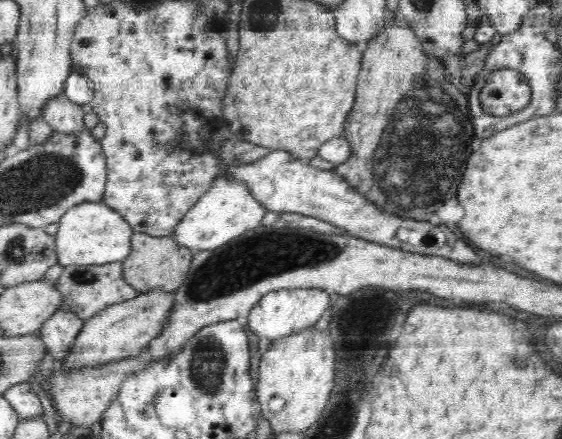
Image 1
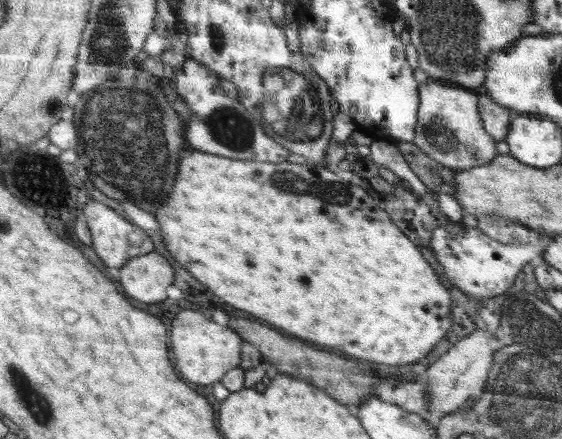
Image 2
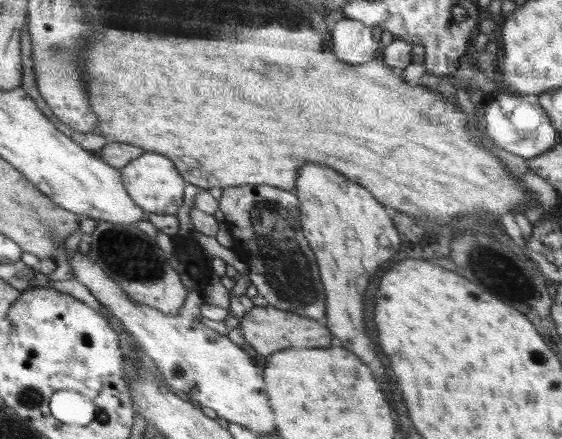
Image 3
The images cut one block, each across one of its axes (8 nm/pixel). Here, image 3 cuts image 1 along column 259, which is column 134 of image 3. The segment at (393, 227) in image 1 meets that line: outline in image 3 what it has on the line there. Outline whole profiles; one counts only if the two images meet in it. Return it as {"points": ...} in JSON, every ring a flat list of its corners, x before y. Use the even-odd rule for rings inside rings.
{"points":[[145,151,140,158,128,162,121,168,124,189,128,190,132,201,148,214,173,214,184,204,186,179,176,169,176,164,166,155]]}

